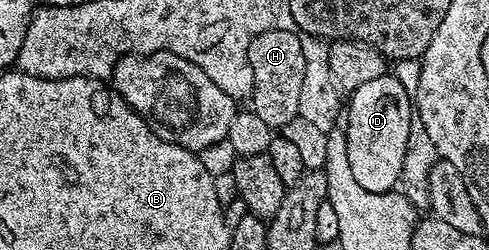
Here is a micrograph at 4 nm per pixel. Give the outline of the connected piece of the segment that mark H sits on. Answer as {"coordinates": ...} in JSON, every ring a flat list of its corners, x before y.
{"coordinates":[[267,30,254,36,248,45,250,72,254,72,250,109,274,128,282,128,302,114,302,80,306,76,306,56,302,56,300,40,301,35,292,30]]}

